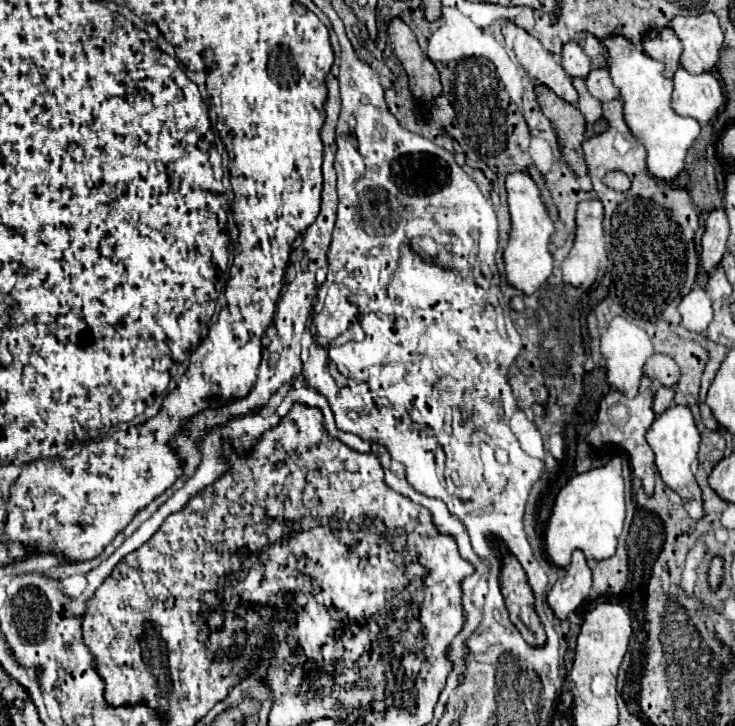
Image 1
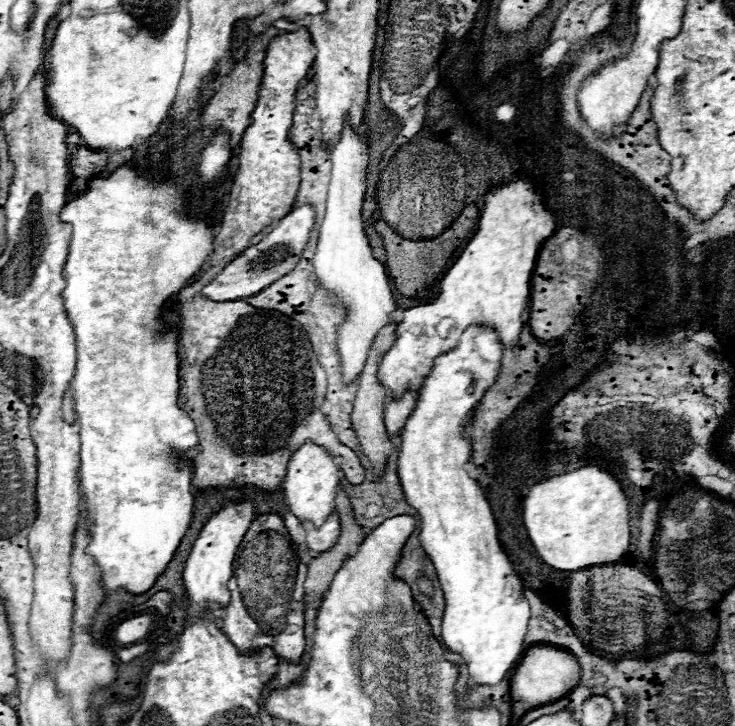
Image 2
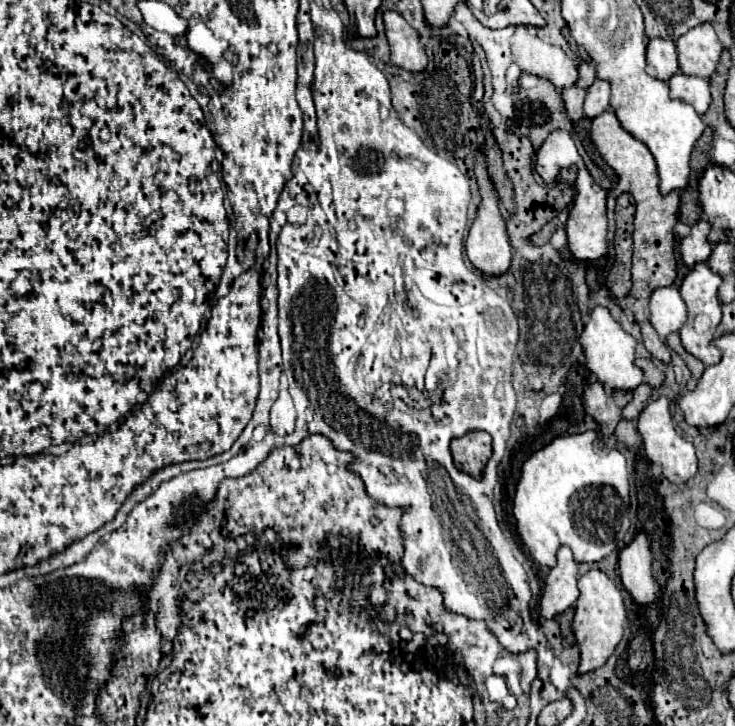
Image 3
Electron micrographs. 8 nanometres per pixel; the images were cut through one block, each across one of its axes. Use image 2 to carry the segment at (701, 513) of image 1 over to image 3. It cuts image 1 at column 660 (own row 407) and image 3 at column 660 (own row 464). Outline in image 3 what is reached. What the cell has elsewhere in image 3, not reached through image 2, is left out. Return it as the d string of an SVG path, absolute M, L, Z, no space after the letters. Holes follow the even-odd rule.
M658 398L658 400L650 402L650 404L640 412L638 430L640 430L642 440L644 440L646 456L650 458L650 462L662 464L662 474L664 474L670 482L674 482L674 484L684 484L684 482L688 482L688 480L696 474L696 470L698 470L698 458L696 458L696 452L694 452L694 444L688 442L686 438L682 438L682 436L676 432L666 398Z

